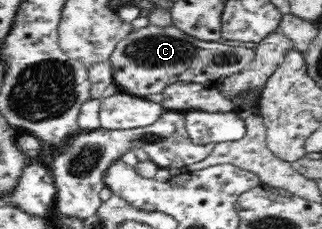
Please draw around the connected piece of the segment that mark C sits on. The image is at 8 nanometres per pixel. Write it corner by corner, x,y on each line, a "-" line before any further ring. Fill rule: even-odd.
149,24
141,30
134,30
117,43
110,60
114,72
114,83
120,88
120,92
146,98
149,94
159,94
170,84
176,82
194,82
205,88
218,88
222,80
228,76
241,72
255,59
255,50
244,47
226,46
224,42
205,42
189,36
175,27
157,27

